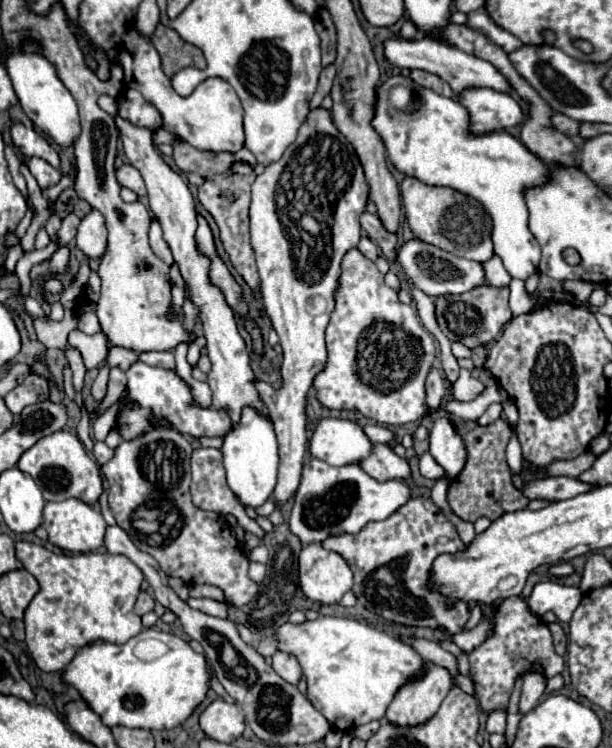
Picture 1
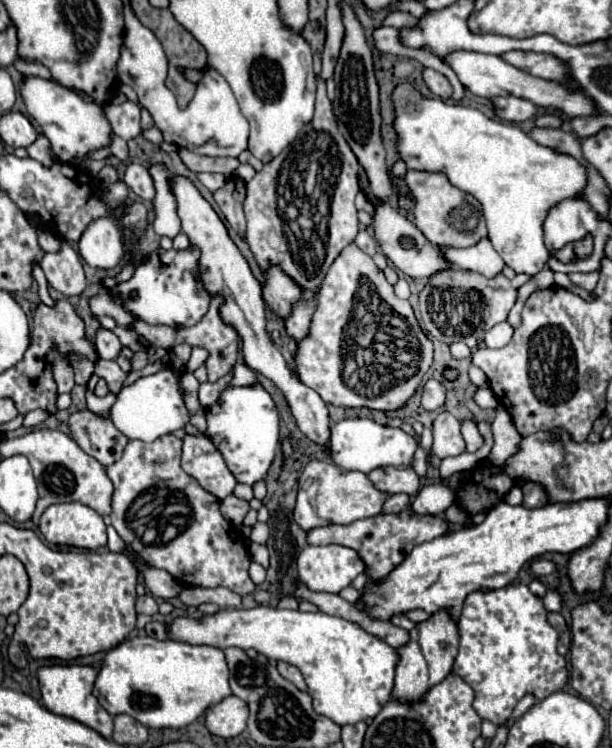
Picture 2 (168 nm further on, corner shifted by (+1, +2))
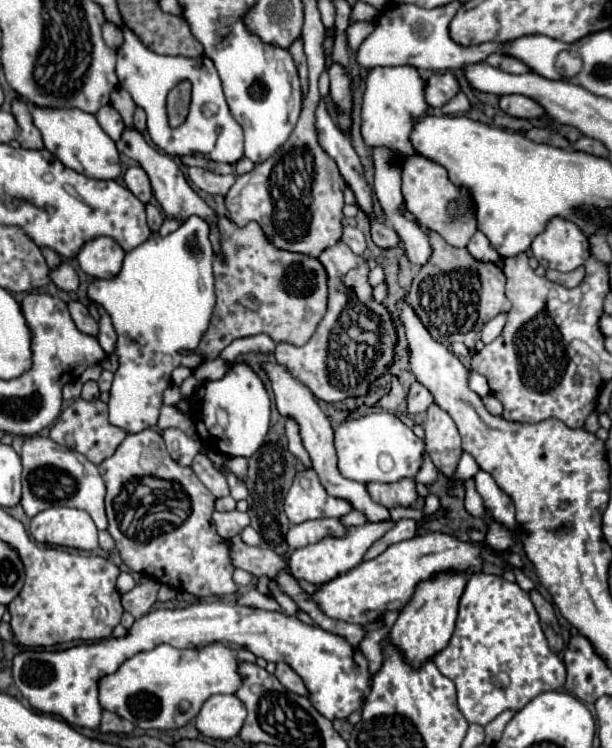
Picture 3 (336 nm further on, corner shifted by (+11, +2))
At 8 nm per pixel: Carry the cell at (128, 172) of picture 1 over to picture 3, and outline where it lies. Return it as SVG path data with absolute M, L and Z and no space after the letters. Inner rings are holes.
M140 166L128 168L124 174L124 182L126 182L128 190L132 190L132 194L136 194L136 198L140 198L140 202L144 202L144 204L150 202L150 198L152 198L150 180Z

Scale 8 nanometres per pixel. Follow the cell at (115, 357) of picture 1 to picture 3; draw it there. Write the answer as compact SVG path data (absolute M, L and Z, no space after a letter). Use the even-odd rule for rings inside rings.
M70 300L70 302L68 302L68 310L70 310L70 316L72 316L72 320L74 320L74 324L76 324L76 328L78 328L80 332L92 334L92 336L98 334L98 322L90 316L88 306L84 306L84 304L78 302L78 300Z

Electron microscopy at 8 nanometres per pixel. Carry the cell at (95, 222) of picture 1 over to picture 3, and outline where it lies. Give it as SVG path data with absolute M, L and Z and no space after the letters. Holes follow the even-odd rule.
M94 238L78 254L80 268L94 278L108 280L114 278L124 260L124 250L112 238Z

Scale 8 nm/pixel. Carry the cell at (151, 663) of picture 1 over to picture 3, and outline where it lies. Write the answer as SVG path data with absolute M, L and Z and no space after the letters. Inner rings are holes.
M160 644L126 660L118 672L98 684L100 704L144 730L176 730L186 726L212 694L234 694L242 686L236 652L224 644L178 650Z

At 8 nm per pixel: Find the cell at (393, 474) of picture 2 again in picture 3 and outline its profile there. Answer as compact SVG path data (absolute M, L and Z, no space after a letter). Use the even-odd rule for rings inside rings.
M404 478L394 484L368 484L366 488L368 488L368 494L372 496L372 500L386 508L394 508L394 506L408 508L418 498L416 482L410 478Z

